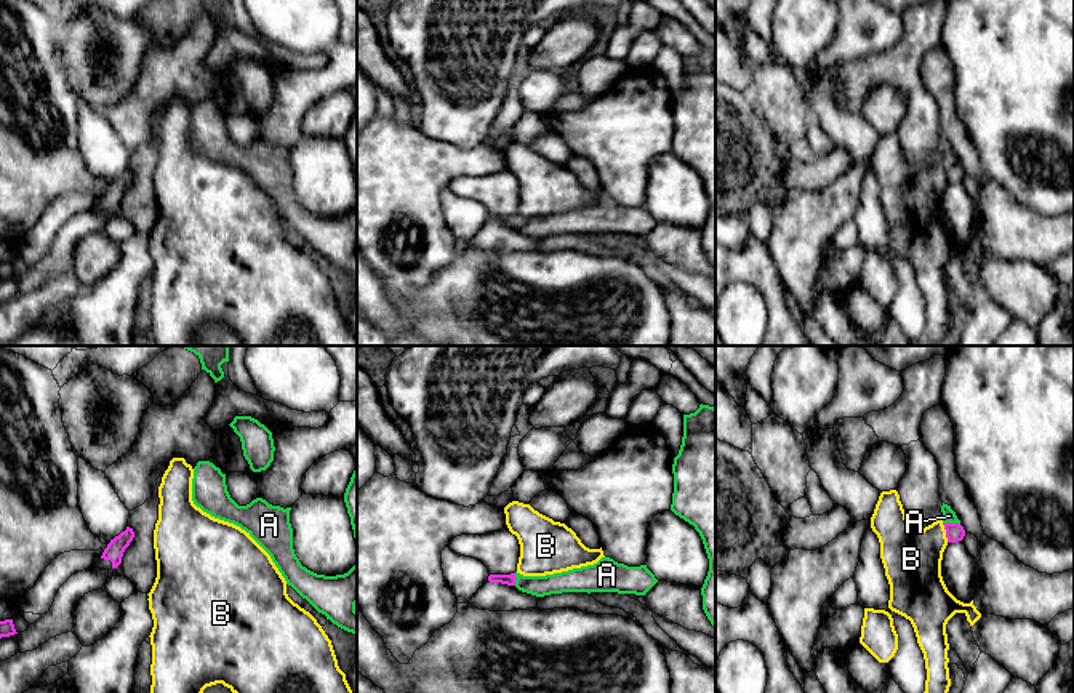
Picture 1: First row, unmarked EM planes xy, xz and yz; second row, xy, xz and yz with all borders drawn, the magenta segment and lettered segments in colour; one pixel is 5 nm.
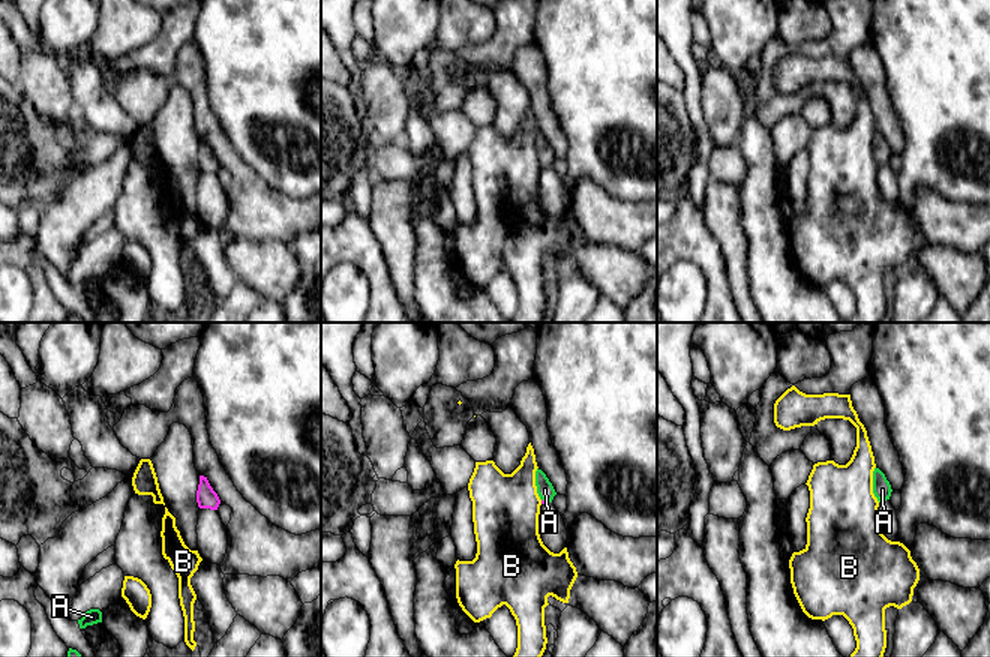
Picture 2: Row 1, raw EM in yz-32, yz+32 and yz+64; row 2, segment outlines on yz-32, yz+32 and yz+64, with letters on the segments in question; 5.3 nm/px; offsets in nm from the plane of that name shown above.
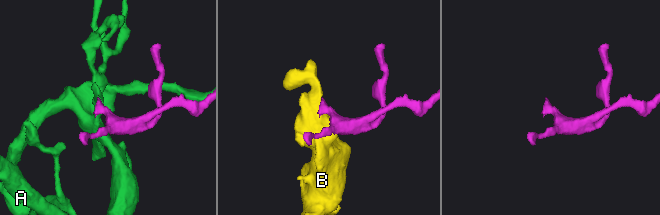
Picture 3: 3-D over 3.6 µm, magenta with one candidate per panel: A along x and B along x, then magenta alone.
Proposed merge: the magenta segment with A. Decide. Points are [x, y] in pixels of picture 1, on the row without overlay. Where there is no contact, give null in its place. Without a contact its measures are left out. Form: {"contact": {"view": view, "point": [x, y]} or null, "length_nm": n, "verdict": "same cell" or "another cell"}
{"contact": {"view": "yz", "point": [951, 165]}, "length_nm": 90, "verdict": "same cell"}

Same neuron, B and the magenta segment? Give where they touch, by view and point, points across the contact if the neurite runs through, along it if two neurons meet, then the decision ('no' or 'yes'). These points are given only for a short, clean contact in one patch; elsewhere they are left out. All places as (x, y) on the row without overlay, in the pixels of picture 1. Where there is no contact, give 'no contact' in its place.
meets magenta in yz at (946, 175); border along yz (941, 165), (948, 183); no

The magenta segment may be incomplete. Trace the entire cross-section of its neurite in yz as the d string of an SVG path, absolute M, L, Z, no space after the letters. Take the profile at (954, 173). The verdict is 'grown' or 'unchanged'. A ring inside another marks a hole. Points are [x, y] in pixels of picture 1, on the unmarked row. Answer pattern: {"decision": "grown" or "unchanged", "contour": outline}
{"decision": "grown", "contour": "M944 146L941 147L941 154L943 154L943 166L946 171L946 179L948 184L957 184L962 182L965 178L965 171L960 166L960 162L957 160L956 154L951 150L951 147Z"}

